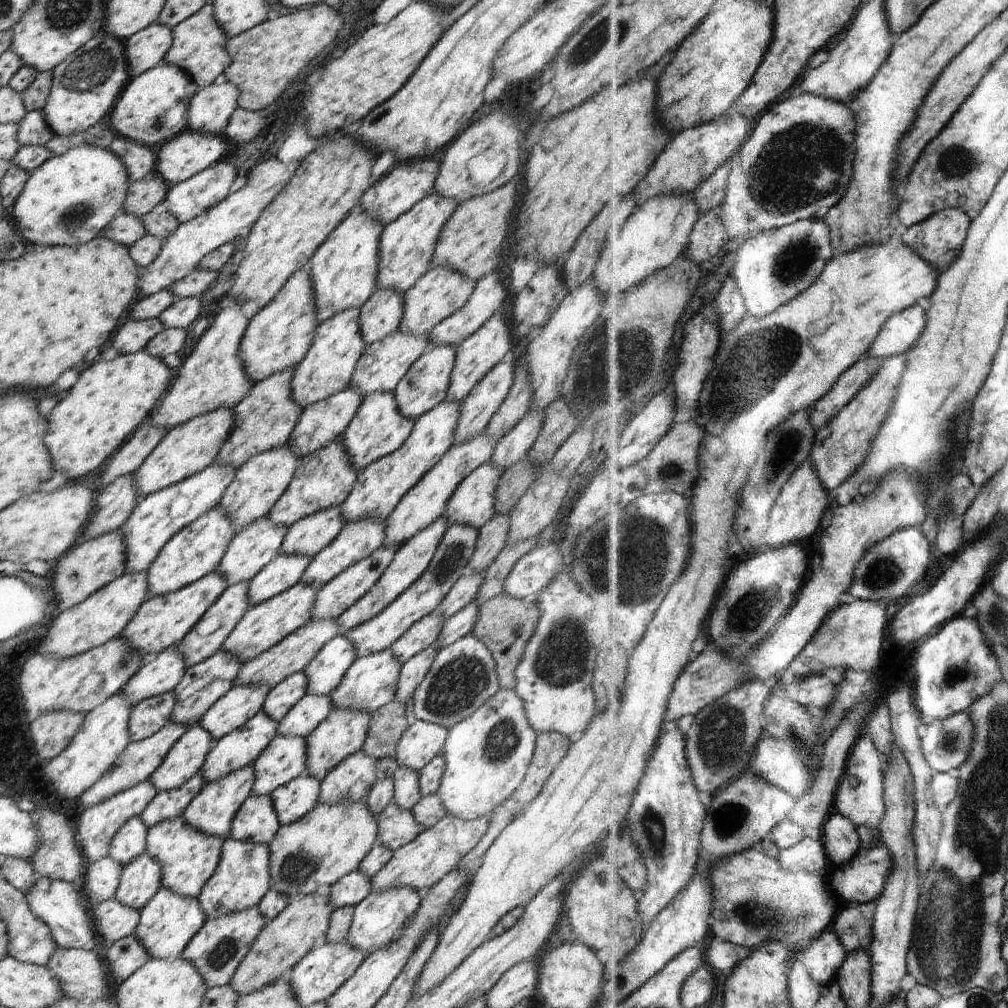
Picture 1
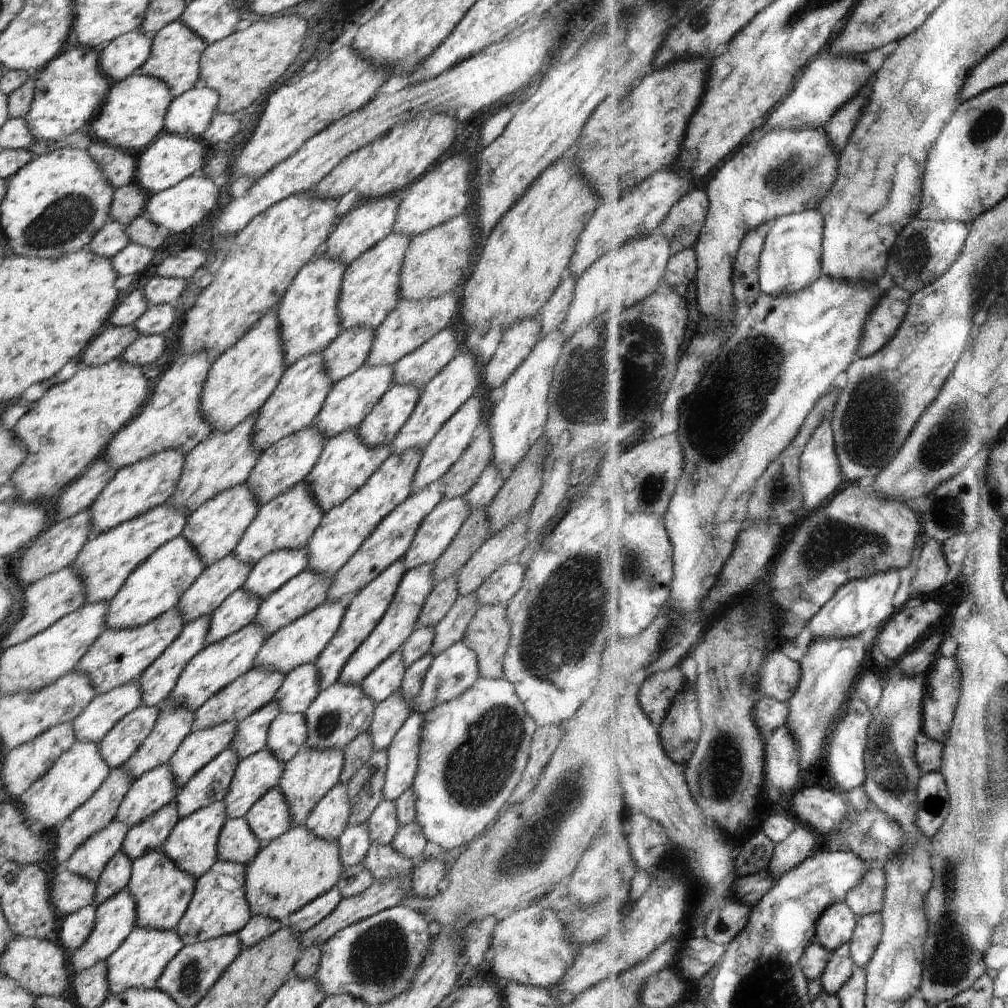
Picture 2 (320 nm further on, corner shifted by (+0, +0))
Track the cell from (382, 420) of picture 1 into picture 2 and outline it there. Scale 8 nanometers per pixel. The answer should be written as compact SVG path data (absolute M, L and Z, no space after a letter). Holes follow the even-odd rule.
M357 428L342 431L339 435L326 440L318 462L303 482L309 487L313 498L318 501L317 505L327 513L350 498L390 455L391 444L369 447L357 435Z

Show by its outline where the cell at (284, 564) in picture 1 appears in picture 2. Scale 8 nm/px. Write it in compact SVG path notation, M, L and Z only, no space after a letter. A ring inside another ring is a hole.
M241 588L228 595L209 615L210 626L203 649L254 622L261 602L262 599L244 592Z

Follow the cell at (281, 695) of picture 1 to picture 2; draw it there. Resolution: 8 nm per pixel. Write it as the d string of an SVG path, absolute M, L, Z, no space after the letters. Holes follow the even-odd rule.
M272 701L242 719L236 725L233 742L229 748L240 759L260 752L266 746L270 723L278 716L279 712L279 706Z

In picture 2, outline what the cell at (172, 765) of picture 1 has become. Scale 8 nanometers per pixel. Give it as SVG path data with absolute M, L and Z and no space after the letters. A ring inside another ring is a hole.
M169 762L157 766L132 782L115 820L132 828L174 800L179 790Z

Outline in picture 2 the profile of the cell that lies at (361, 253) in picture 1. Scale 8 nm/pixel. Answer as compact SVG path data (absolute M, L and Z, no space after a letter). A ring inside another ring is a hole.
M318 256L298 271L283 294L280 307L275 313L278 317L283 363L286 368L298 359L324 352L339 335L341 326L337 304L346 267L337 259Z

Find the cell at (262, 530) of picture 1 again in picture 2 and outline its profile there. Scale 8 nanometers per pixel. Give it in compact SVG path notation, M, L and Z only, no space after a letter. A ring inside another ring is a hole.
M232 553L224 559L216 561L212 566L204 568L199 577L190 585L190 588L179 597L177 609L181 611L181 619L184 625L191 623L194 619L209 616L214 612L228 595L236 592L246 582L251 571L251 566L241 563L237 556Z

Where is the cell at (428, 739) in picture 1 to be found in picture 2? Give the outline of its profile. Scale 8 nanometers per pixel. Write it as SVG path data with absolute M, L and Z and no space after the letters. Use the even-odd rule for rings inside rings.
M412 713L387 748L388 766L383 786L383 800L396 802L411 788L417 771L422 723L421 713Z

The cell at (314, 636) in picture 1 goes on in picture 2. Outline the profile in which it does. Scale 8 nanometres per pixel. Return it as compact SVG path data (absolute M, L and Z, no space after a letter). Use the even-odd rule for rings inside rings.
M255 667L246 671L195 710L191 726L192 732L204 730L225 722L240 722L250 716L254 711L274 701L274 694L276 694L278 687L282 686L285 676L278 671L266 671L265 667Z

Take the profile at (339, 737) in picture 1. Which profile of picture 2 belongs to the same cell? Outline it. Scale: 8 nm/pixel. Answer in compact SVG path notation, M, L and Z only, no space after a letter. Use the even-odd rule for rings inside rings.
M304 745L298 750L298 754L294 755L294 758L291 758L284 764L284 770L277 787L282 791L286 804L289 807L289 812L292 814L292 827L303 825L316 803L322 800L324 795L328 794L328 791L339 783L343 770L343 760L343 749L315 751Z

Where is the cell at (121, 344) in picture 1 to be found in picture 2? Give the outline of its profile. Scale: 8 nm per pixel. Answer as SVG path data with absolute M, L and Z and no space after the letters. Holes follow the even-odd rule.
M106 325L86 345L80 354L79 361L82 367L103 365L120 357L124 349L139 336L139 332L132 325L125 327Z

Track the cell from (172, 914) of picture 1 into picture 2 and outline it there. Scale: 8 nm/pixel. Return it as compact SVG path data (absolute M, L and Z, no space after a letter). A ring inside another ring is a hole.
M136 927L105 960L109 993L117 995L134 987L154 989L166 965L184 947L185 944L176 931L157 931Z

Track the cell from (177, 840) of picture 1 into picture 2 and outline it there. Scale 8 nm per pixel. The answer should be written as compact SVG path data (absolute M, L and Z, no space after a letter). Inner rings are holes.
M161 850L147 852L134 861L127 889L136 900L135 928L174 931L192 900L195 880L181 871Z

